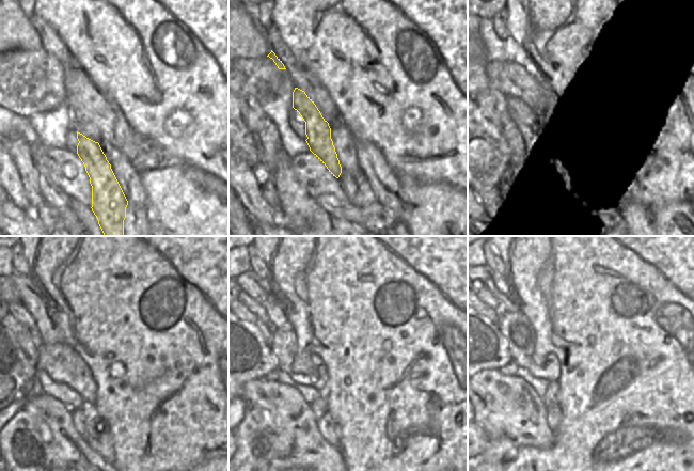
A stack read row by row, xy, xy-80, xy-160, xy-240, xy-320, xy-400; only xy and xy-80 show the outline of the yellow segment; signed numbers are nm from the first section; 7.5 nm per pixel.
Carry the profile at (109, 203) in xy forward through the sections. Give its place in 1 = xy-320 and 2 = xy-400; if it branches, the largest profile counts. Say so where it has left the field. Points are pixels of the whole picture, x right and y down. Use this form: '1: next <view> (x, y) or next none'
1: next xy-320 (256, 287)
2: next xy-400 (497, 284)

